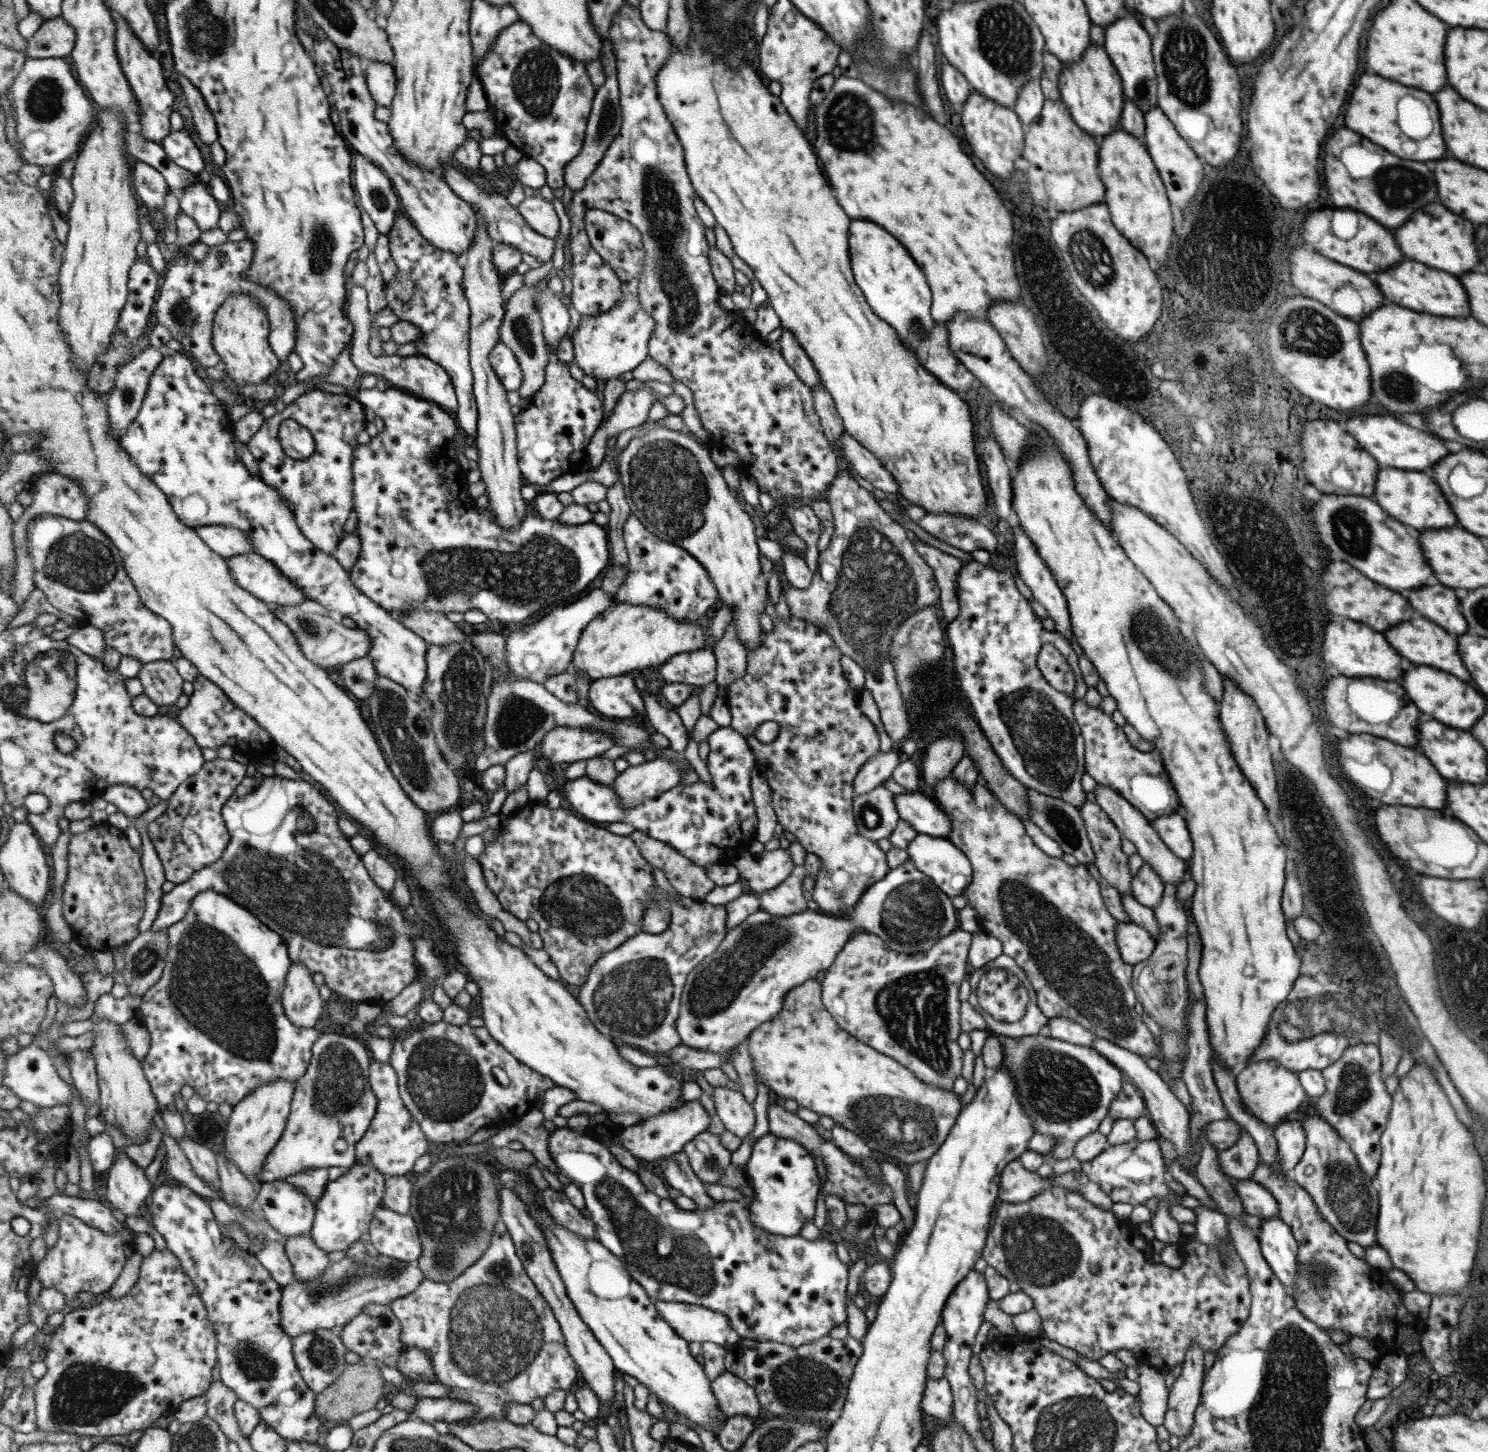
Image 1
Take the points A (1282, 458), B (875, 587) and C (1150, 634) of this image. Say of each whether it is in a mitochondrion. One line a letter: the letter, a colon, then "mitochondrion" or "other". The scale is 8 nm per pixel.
A: other
B: mitochondrion
C: mitochondrion

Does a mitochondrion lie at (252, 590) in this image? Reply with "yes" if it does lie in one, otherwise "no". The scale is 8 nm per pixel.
no

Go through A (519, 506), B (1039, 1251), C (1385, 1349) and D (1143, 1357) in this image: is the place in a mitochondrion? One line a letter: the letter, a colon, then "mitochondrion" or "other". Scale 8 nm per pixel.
A: other
B: mitochondrion
C: other
D: other

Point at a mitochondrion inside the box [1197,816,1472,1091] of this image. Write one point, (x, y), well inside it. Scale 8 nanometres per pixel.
(1315, 1015)

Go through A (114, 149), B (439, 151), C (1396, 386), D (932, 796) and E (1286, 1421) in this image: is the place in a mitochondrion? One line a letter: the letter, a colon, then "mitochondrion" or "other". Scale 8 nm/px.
A: other
B: other
C: mitochondrion
D: other
E: mitochondrion

